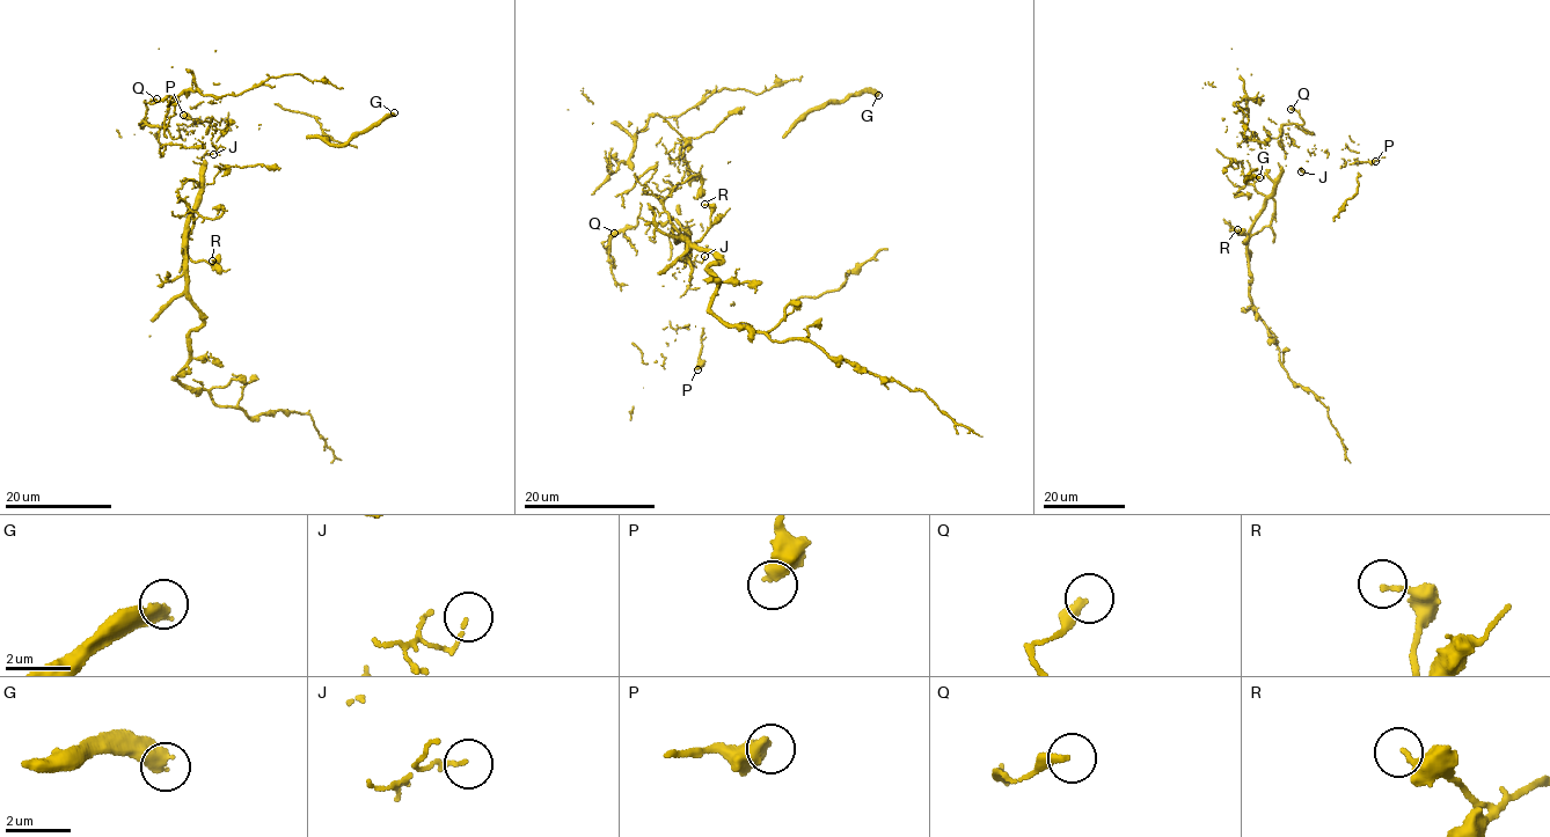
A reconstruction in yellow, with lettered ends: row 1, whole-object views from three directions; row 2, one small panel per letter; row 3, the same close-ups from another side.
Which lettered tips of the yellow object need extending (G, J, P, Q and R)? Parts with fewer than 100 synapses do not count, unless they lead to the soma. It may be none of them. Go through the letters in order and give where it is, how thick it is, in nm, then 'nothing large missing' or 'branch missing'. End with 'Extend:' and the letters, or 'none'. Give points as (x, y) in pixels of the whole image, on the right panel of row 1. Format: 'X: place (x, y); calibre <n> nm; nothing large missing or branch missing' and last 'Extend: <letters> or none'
G: place (1259, 177); calibre 400 nm; branch missing
J: place (1301, 171); calibre 90 nm; nothing large missing
P: place (1375, 161); calibre 550 nm; nothing large missing
Q: place (1291, 109); calibre 320 nm; nothing large missing
R: place (1237, 229); calibre 130 nm; nothing large missing
Extend: G

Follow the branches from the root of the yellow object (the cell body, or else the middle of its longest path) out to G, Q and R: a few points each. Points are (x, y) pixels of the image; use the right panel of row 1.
G: (1264, 196), (1272, 192), (1276, 178), (1286, 166), (1279, 142), (1270, 137), (1257, 169), (1245, 180), (1259, 177)
Q: (1264, 196), (1272, 192), (1286, 166), (1282, 147), (1288, 137), (1280, 127), (1303, 123), (1291, 109)
R: (1264, 196), (1274, 202), (1271, 224), (1250, 235), (1237, 229)

